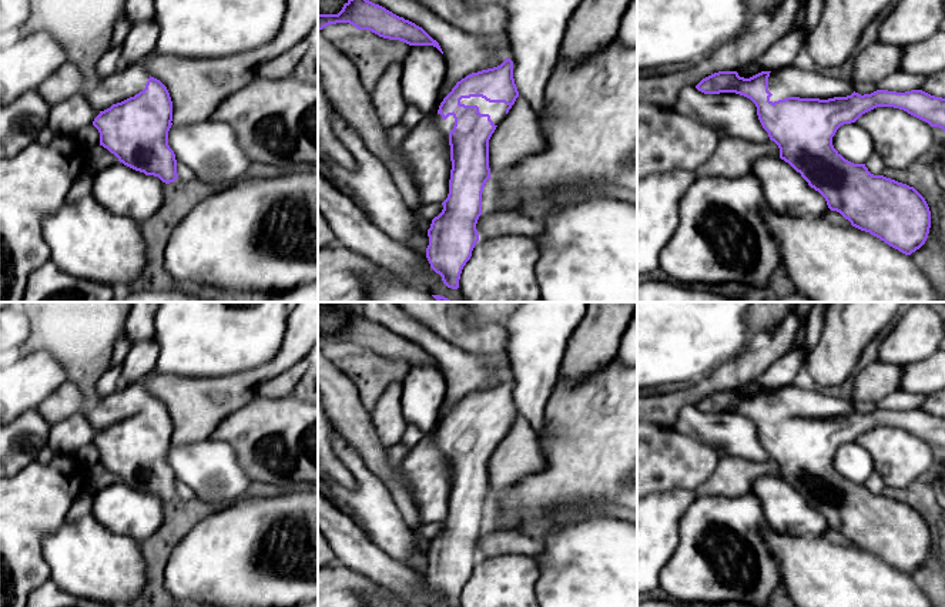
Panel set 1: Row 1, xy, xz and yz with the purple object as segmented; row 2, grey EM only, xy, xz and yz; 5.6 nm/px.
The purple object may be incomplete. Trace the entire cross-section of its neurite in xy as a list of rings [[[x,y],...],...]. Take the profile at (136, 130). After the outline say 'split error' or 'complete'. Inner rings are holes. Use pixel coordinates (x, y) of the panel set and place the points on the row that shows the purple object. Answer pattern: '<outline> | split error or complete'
[[[144,60],[91,85],[86,100],[100,111],[93,121],[100,133],[100,145],[114,154],[120,162],[145,175],[158,177],[165,184],[178,178],[175,154],[168,145],[172,101],[167,87],[148,74]]] | split error

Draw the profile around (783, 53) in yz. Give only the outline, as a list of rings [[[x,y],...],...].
[[[805,26],[788,30],[754,64],[740,68],[738,76],[750,78],[761,71],[778,71],[781,67],[791,66],[805,46],[807,37]]]

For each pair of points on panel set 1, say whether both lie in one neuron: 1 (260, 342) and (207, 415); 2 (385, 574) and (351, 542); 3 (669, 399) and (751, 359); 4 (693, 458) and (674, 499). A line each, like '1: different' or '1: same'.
1: different
2: same
3: same
4: different

